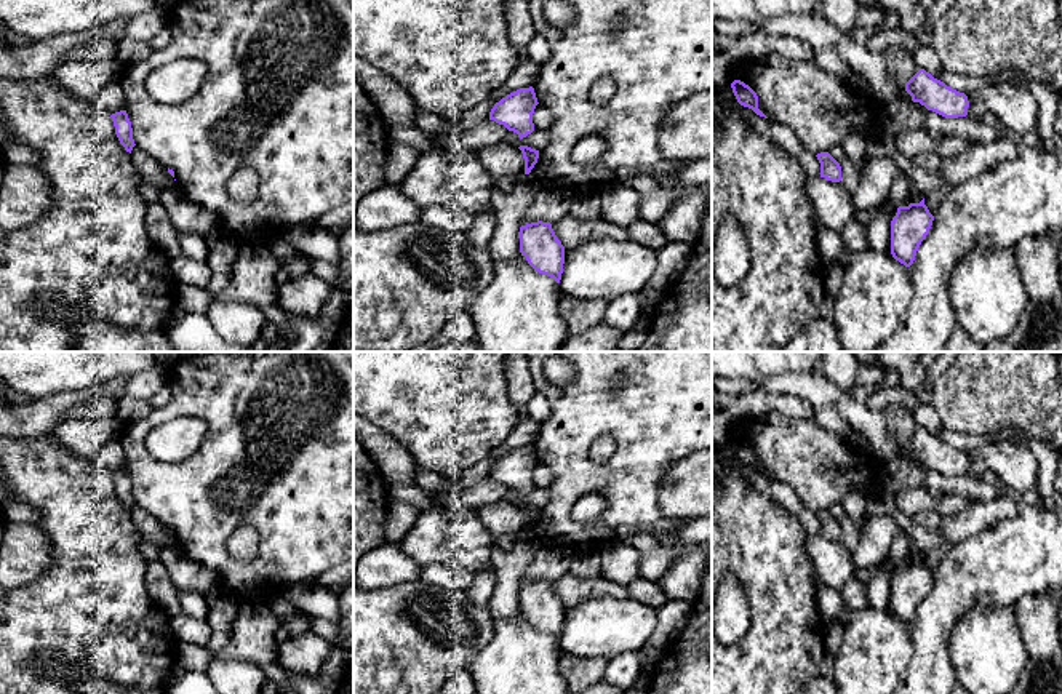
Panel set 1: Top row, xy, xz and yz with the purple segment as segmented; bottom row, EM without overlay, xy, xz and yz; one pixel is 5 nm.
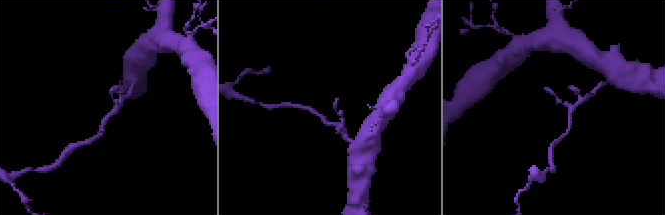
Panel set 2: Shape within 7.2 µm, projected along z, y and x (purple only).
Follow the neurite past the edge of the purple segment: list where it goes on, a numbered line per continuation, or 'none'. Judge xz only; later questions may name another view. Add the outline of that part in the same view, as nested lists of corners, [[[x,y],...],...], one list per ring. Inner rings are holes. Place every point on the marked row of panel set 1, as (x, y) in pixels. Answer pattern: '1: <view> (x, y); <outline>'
none

